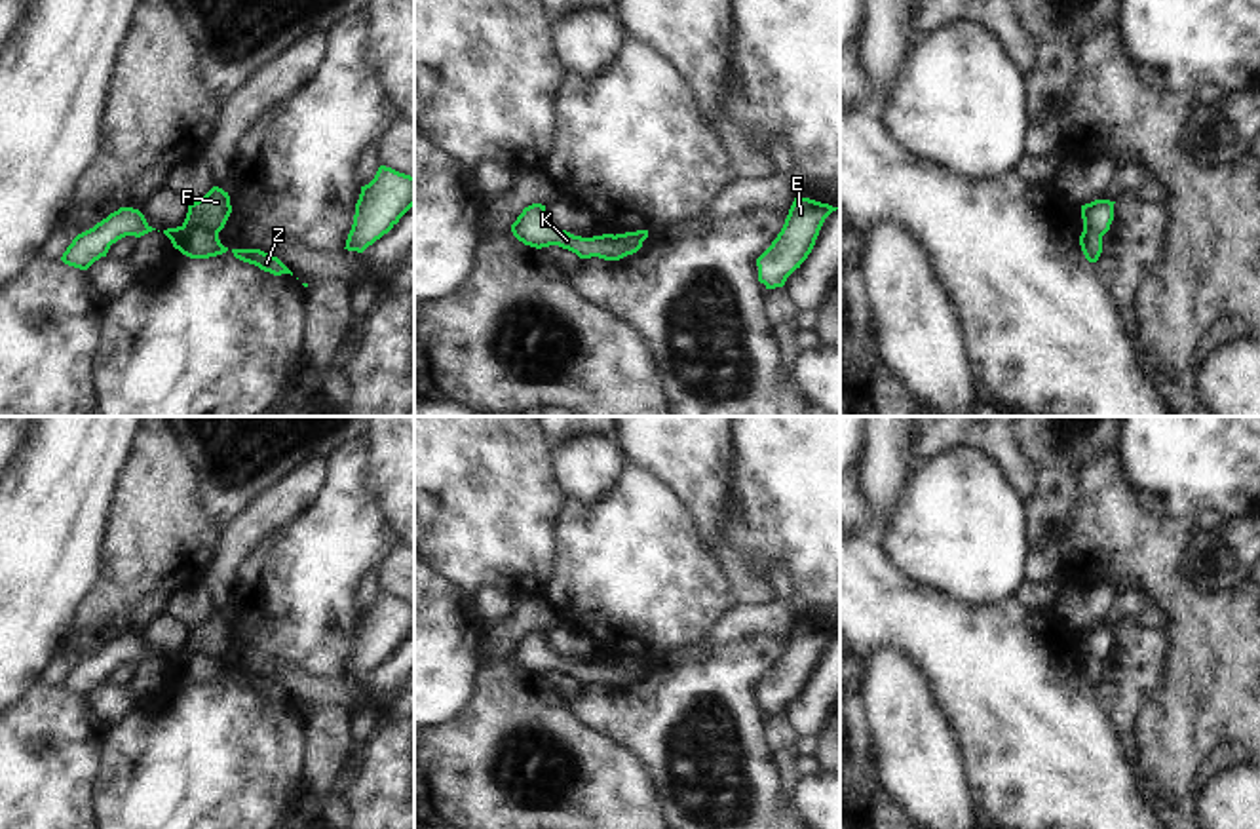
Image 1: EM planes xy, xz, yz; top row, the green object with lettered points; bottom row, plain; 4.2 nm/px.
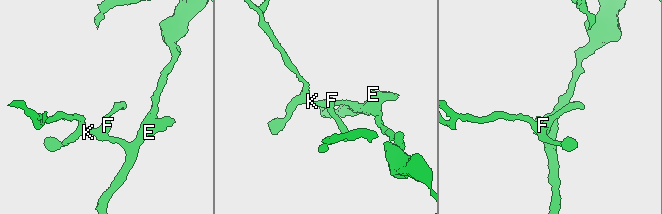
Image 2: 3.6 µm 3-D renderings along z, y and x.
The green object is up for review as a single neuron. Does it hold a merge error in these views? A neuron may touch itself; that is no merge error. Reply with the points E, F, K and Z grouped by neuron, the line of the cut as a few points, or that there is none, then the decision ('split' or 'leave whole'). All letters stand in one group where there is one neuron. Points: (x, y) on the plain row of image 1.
groups E Z / F K; cut xy (217, 656), (189, 655), (173, 670); split

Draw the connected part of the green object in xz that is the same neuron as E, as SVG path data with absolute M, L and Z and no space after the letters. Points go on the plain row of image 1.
M794 624L785 650L772 671L756 684L758 707L766 715L783 713L811 679L825 645L840 633L810 624Z

